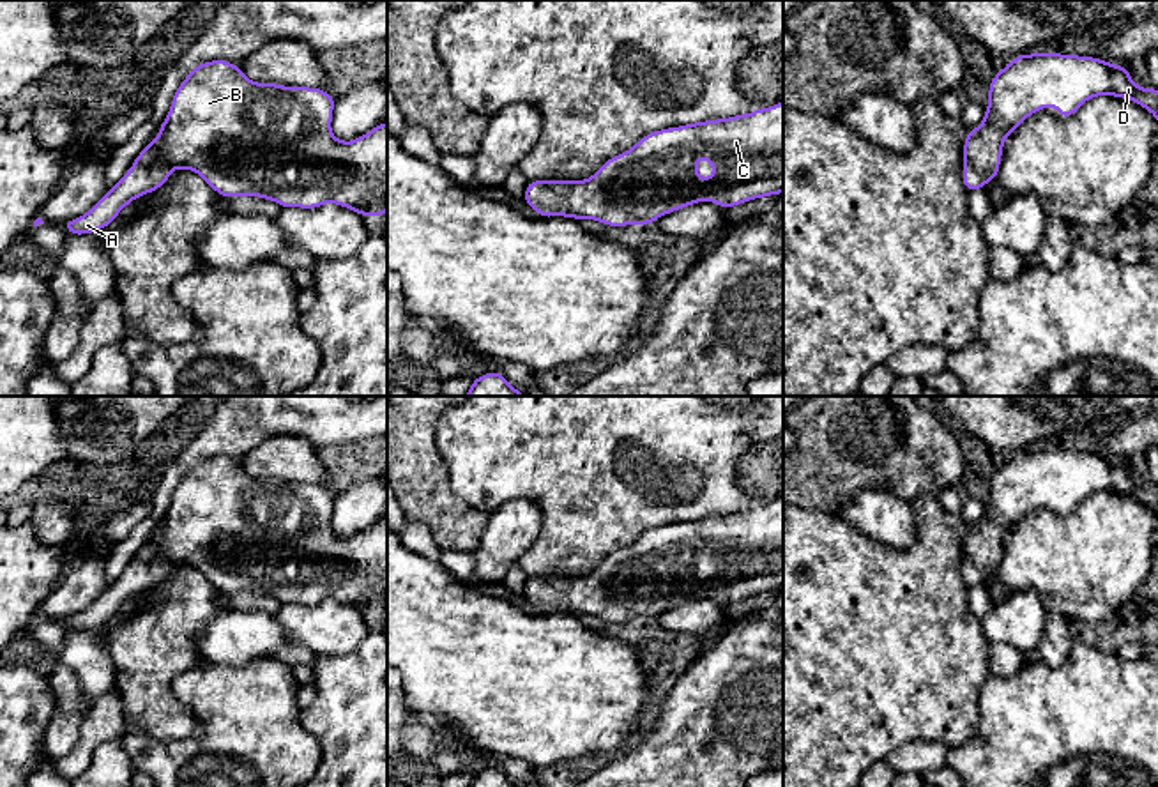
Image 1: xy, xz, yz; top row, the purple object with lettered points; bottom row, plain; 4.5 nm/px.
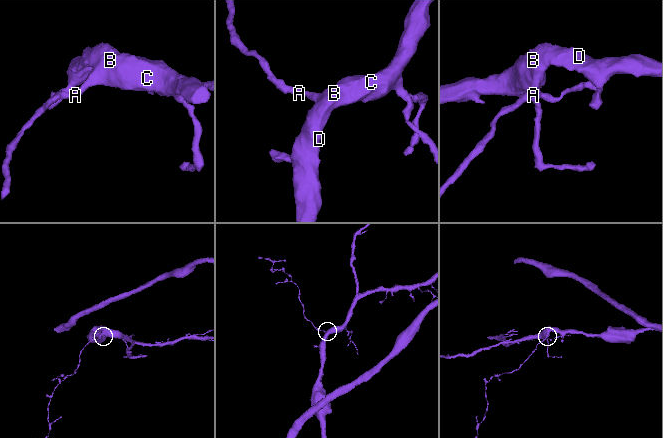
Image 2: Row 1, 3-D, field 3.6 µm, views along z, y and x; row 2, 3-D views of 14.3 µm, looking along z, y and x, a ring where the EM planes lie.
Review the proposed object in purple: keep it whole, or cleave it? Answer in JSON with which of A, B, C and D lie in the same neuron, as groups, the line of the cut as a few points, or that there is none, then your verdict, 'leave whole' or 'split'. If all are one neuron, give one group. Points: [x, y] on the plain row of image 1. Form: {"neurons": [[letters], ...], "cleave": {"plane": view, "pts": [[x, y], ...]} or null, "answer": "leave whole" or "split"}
{"neurons": [["A", "B", "C", "D"]], "cleave": null, "answer": "leave whole"}

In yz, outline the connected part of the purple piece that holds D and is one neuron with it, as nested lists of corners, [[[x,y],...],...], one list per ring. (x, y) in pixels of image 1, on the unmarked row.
[[[1022,449],[990,478],[983,518],[964,538],[964,584],[972,589],[997,575],[1002,543],[1027,513],[1057,504],[1070,515],[1086,497],[1112,492],[1135,497],[1158,516],[1158,486],[1140,485],[1130,467],[1096,453]]]

